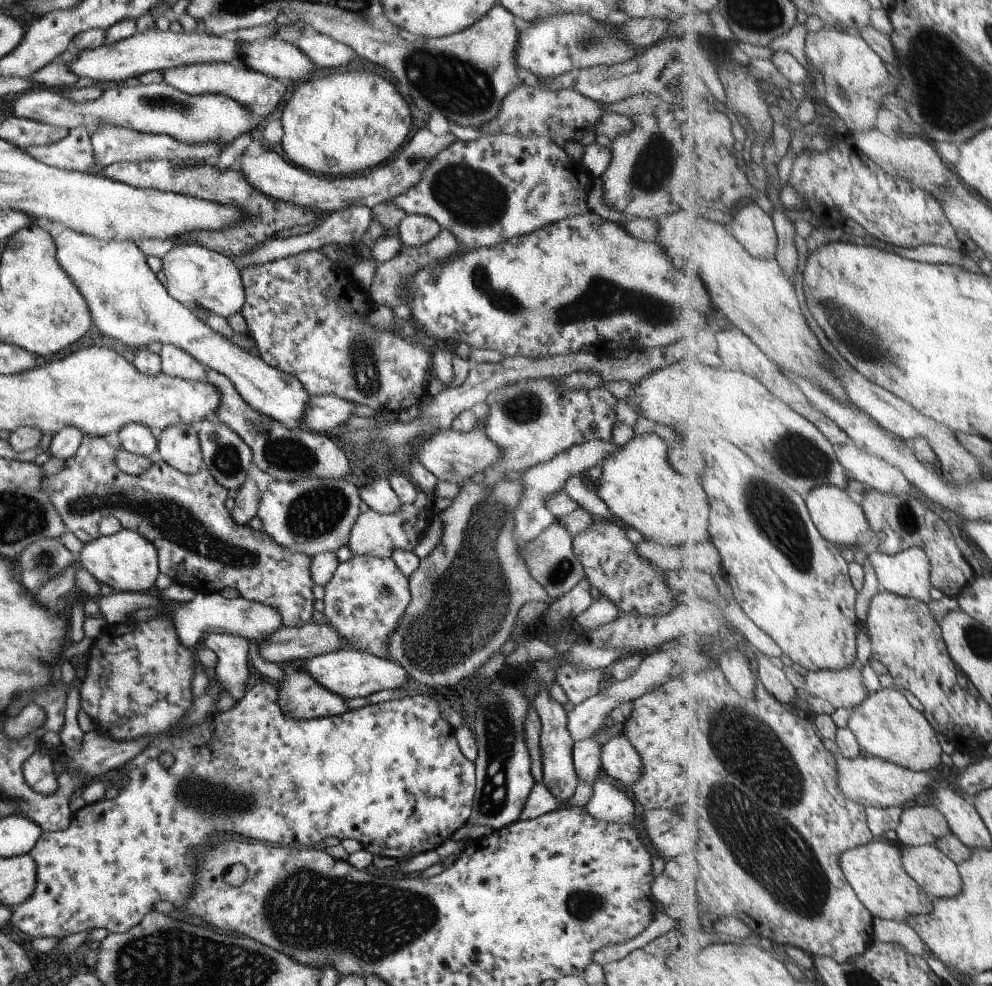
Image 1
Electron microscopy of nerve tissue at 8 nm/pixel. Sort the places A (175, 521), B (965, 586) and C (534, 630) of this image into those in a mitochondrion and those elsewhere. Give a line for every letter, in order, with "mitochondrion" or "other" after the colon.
A: mitochondrion
B: other
C: other

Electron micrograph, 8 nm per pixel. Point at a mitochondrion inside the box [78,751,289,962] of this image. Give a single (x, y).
(206, 797)

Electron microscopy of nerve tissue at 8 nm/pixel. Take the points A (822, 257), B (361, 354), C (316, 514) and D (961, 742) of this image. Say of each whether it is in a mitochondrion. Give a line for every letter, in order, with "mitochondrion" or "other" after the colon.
A: other
B: mitochondrion
C: mitochondrion
D: other

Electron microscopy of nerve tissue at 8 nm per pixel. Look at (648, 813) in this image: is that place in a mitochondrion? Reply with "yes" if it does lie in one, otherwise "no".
no

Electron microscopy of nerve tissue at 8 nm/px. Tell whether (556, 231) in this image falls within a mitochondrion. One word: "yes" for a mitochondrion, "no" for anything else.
no

